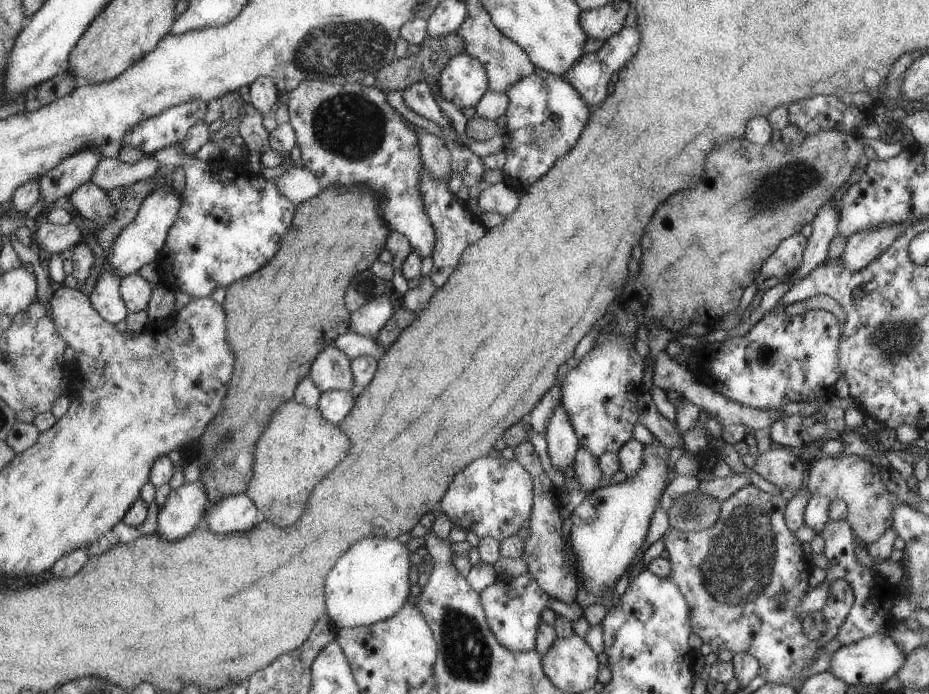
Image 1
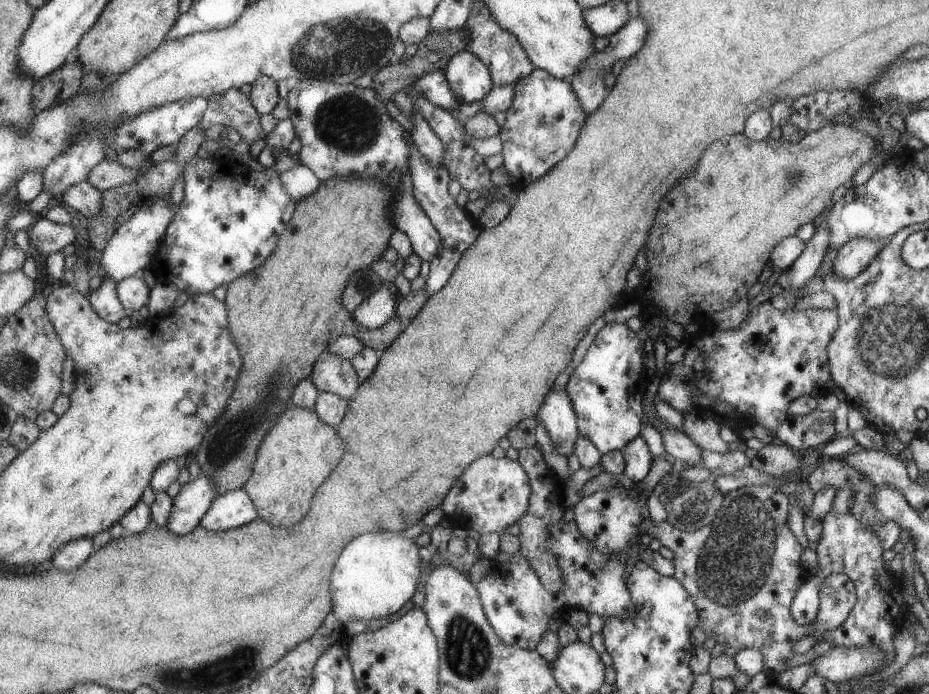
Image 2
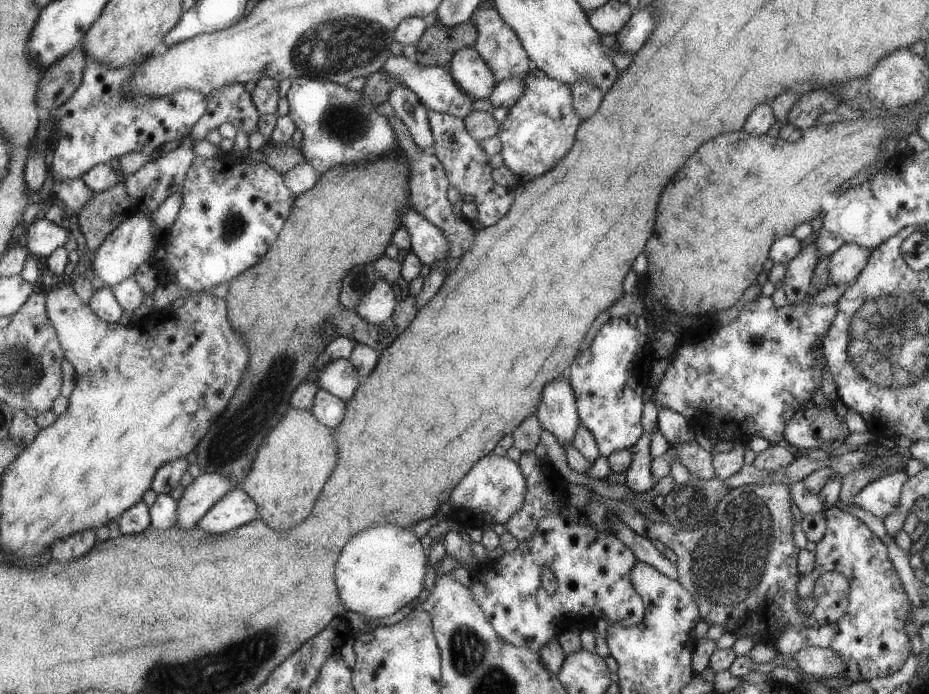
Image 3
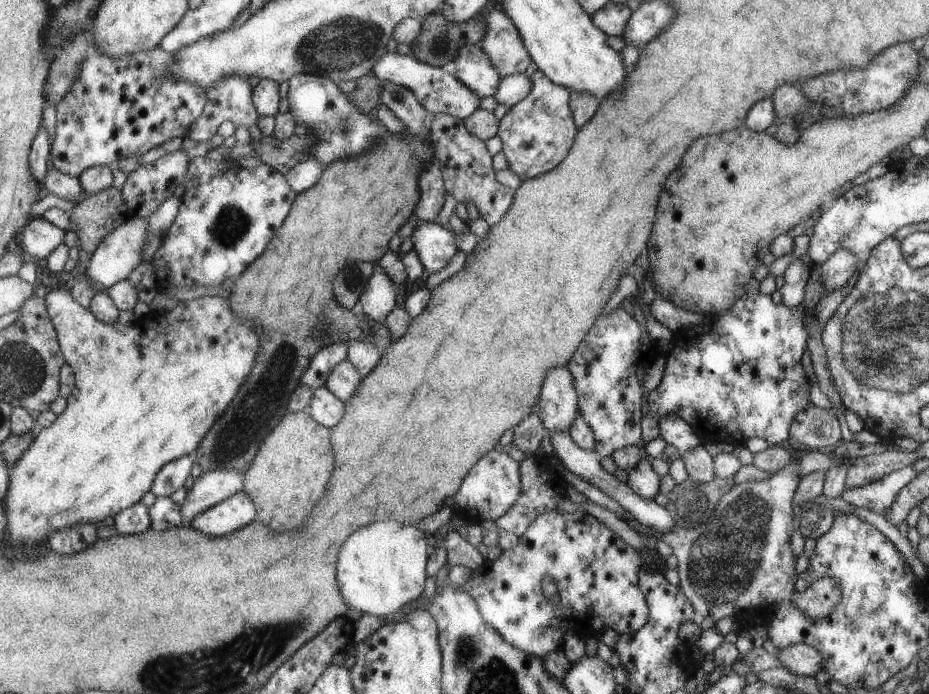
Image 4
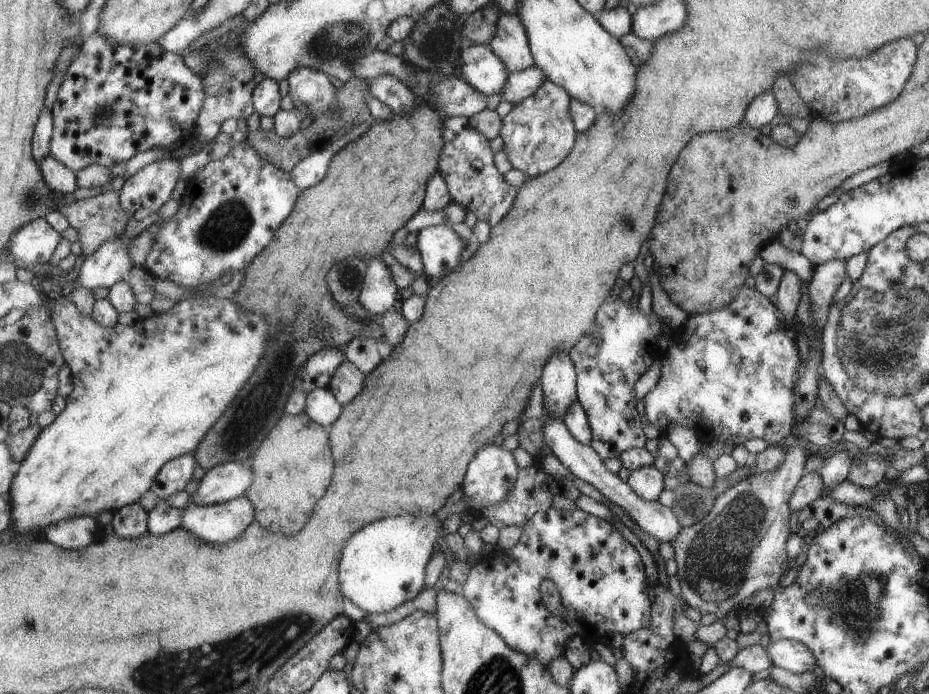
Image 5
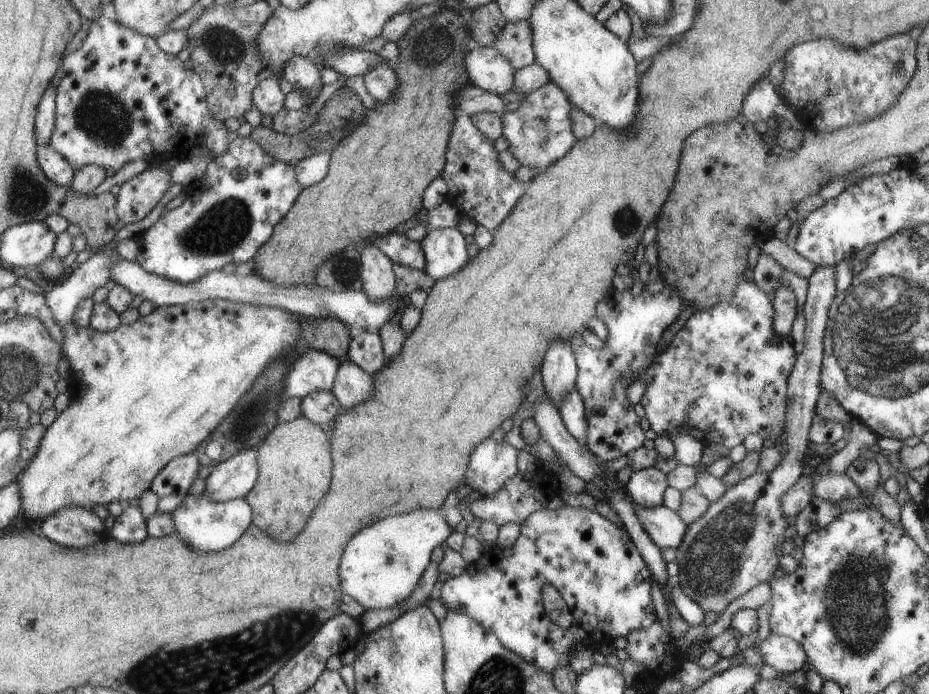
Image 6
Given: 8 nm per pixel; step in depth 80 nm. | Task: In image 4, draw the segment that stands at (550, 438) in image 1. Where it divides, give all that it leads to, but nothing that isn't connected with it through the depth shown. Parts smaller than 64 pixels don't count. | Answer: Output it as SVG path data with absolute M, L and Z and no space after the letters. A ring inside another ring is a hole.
M565 365L547 371L534 407L548 432L569 434L568 428L578 416L578 404L573 377Z

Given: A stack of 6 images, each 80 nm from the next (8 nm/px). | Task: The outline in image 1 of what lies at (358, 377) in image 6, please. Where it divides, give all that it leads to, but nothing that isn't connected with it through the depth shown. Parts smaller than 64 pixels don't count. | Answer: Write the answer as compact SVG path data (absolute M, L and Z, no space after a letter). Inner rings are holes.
M333 344L315 355L308 376L320 392L356 389L350 369L350 358Z

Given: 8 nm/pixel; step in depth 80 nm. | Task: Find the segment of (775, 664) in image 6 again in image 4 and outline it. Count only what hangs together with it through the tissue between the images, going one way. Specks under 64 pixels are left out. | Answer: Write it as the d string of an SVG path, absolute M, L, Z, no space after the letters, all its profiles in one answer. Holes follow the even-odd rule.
M797 643L784 649L777 649L775 654L783 668L795 675L815 676L823 671L824 660L821 653L811 645Z

